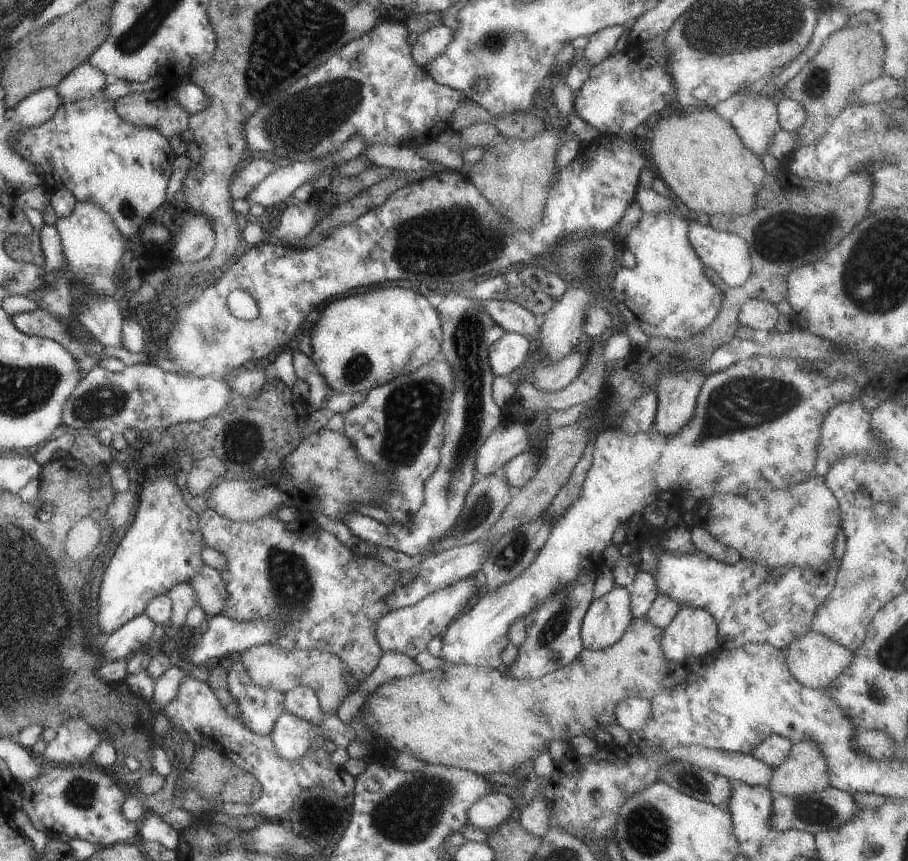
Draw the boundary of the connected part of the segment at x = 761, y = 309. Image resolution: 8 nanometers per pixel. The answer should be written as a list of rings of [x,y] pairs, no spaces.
[[[756,298],[741,305],[736,321],[739,326],[749,326],[753,330],[768,331],[773,328],[779,312],[776,303]]]

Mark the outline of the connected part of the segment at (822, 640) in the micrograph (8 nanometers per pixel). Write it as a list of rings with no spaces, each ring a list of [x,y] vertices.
[[[807,631],[795,637],[789,646],[783,649],[784,659],[791,676],[807,688],[825,689],[826,686],[848,665],[851,652],[815,631]]]

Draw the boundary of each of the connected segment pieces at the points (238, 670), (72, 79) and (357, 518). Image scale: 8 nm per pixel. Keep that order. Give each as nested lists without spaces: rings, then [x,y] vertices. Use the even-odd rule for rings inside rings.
[[[235,653],[221,658],[229,659],[226,683],[228,694],[234,698],[236,704],[237,718],[252,733],[268,735],[275,719],[284,711],[284,693],[271,687],[254,685]]]
[[[87,61],[75,67],[57,86],[54,86],[61,103],[88,99],[101,88],[109,79]]]
[[[447,294],[434,309],[440,320],[442,338],[438,356],[451,365],[455,380],[442,426],[439,462],[424,485],[421,506],[411,520],[403,524],[385,526],[371,517],[353,512],[349,512],[341,521],[359,540],[399,551],[407,556],[428,551],[450,531],[474,481],[476,450],[500,424],[501,417],[501,408],[491,399],[491,384],[495,376],[489,370],[486,354],[487,347],[503,336],[504,330],[484,313],[477,299],[470,299],[465,294]]]

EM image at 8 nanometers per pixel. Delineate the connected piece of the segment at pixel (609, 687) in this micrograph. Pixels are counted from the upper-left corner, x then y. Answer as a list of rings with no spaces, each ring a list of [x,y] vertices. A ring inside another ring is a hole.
[[[645,615],[633,618],[621,638],[605,650],[583,649],[568,665],[536,679],[519,680],[496,669],[443,661],[440,667],[380,684],[361,706],[364,711],[362,721],[368,731],[383,738],[396,752],[404,751],[425,763],[467,769],[481,775],[490,772],[511,774],[520,763],[533,761],[551,740],[568,744],[578,734],[607,731],[608,726],[616,724],[612,712],[622,698],[650,699],[657,691],[671,690],[687,680],[690,668],[663,656],[659,646],[661,635],[662,629],[651,624]]]

